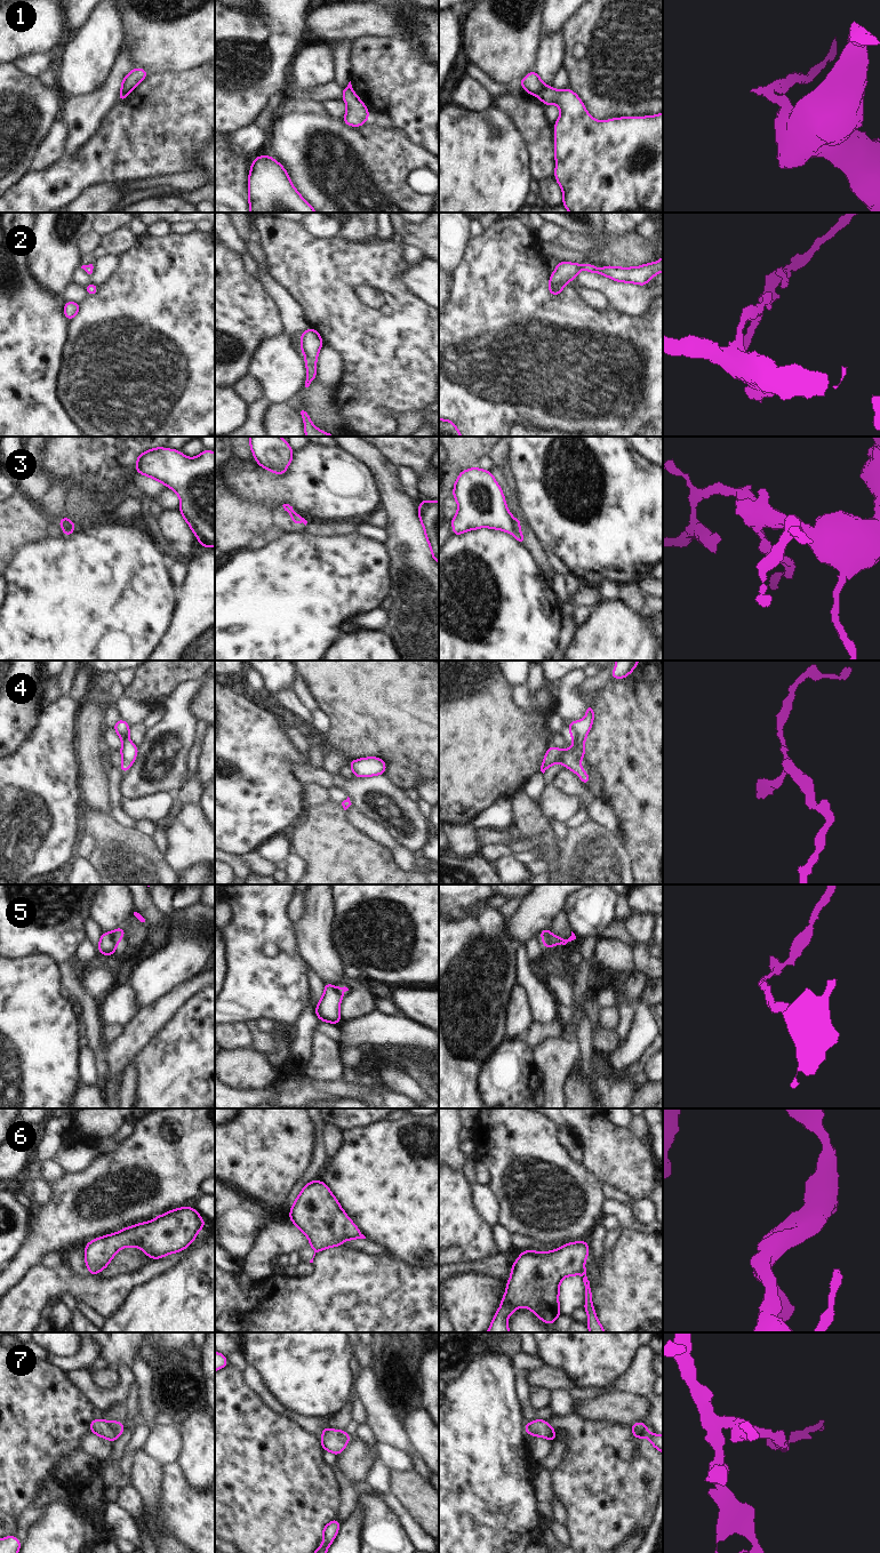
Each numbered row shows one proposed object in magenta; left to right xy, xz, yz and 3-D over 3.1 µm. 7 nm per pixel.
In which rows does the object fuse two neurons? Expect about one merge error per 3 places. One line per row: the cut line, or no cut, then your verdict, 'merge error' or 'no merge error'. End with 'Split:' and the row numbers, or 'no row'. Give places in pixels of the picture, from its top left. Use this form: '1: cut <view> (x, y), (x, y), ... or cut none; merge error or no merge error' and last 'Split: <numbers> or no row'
1: cut yz (546, 86), (536, 95); merge error
2: cut none; no merge error
3: cut none; no merge error
4: cut none; no merge error
5: cut xy (111, 933), (120, 938); merge error
6: cut yz (584, 1267), (581, 1272); merge error
7: cut none; no merge error
Split: 1, 5, 6

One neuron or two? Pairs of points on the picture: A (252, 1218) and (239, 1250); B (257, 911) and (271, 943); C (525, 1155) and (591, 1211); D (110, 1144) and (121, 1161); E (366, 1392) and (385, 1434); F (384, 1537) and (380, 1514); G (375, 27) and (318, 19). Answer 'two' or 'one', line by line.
A: one
B: one
C: one
D: two
E: one
F: one
G: one

